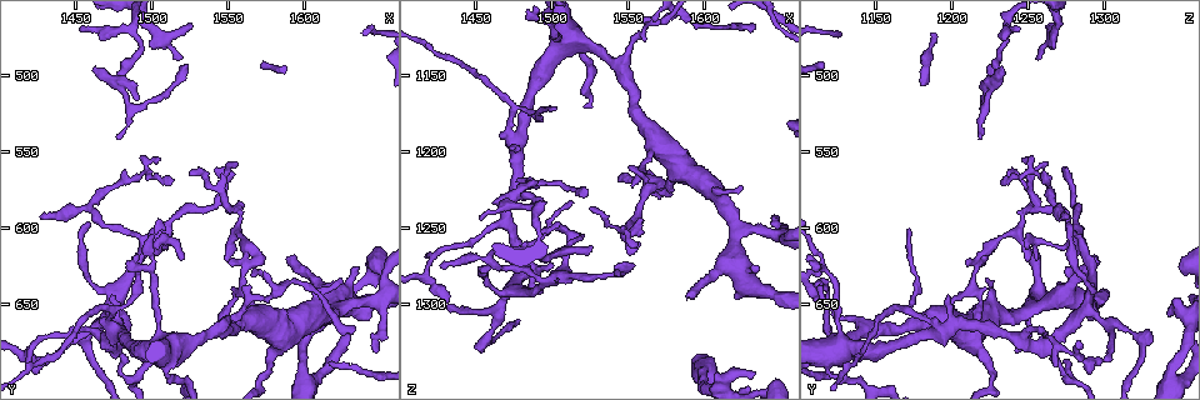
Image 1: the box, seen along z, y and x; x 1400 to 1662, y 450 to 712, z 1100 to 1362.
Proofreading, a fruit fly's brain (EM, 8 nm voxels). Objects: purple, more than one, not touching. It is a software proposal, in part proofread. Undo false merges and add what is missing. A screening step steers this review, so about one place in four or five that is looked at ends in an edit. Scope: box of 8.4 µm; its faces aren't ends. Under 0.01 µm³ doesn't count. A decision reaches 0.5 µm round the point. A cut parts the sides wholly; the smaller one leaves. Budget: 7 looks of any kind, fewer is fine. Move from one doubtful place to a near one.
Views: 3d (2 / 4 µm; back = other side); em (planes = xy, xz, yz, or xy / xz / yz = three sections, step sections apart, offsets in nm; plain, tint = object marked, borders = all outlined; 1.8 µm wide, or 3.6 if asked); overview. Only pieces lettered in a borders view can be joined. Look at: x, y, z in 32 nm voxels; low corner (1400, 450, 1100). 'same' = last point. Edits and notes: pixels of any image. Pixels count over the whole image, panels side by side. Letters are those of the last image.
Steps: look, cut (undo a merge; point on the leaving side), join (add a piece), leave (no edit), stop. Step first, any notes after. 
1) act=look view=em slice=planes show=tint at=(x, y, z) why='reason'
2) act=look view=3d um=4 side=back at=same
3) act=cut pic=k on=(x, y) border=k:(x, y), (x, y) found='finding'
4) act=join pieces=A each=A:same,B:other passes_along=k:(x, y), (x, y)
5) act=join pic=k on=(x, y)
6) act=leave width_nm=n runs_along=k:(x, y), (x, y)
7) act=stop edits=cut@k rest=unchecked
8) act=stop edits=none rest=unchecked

act=look view=em slice=xz step=16 show=borders at=(1516, 618, 1256) why='branch stops here'

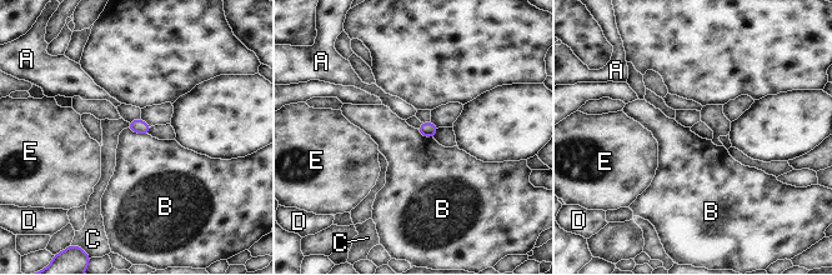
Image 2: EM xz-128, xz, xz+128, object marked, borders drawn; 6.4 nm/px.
act=look view=em slice=planes show=borders at=same

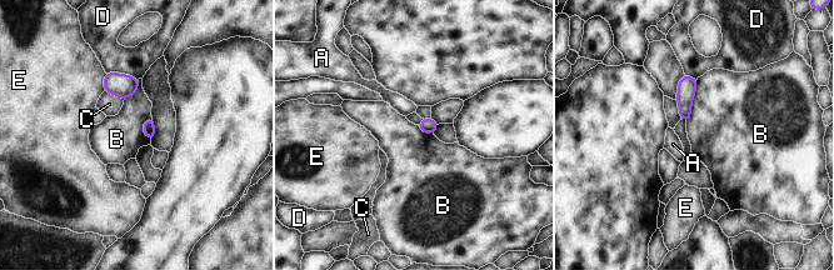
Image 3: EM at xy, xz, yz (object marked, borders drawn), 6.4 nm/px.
act=leave each=A:other,B:other,C:other,D:other,E:other border=3:(698, 79), (692, 114), (687, 121) found='none of them fits'

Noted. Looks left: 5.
act=look view=3d um=2 at=(1558, 640, 1210) why='arms part here'

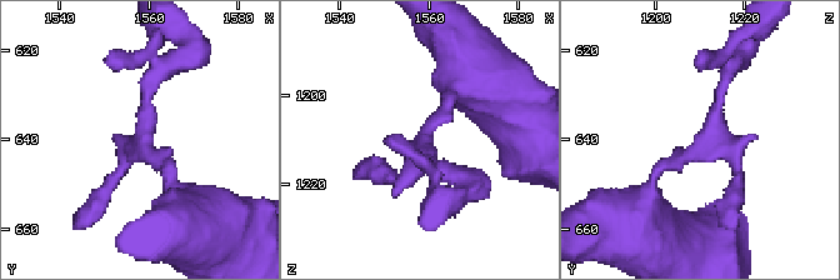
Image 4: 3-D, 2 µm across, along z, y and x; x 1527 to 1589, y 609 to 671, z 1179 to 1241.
act=look view=em slice=xy step=8 show=tint at=(1559, 640, 1212) why='now the EM'

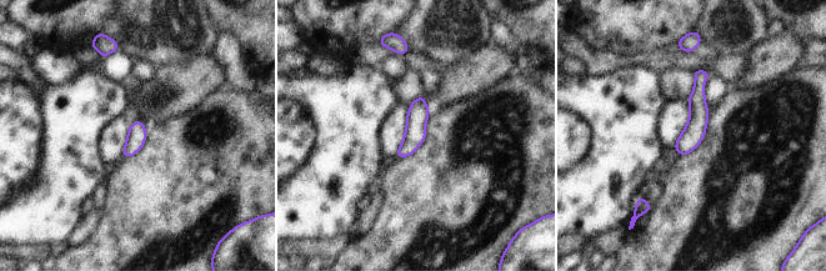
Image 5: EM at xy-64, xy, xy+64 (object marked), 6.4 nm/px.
act=look view=em slice=planes show=borders at=same why='cut it another way'

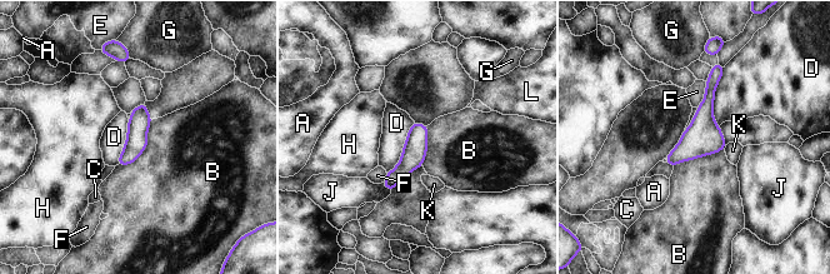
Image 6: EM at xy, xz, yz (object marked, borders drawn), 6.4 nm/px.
act=leave each=A:other,B:other,C:other,D:other,E:other,F:other,G:other,H:other,J:other,K:other,L:other runs_along=6:(716, 68), (703, 131), (673, 162) found='one neuron here'

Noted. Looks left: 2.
act=look view=em slice=xy step=16 show=tint at=(1500, 628, 1116) why='branch point'

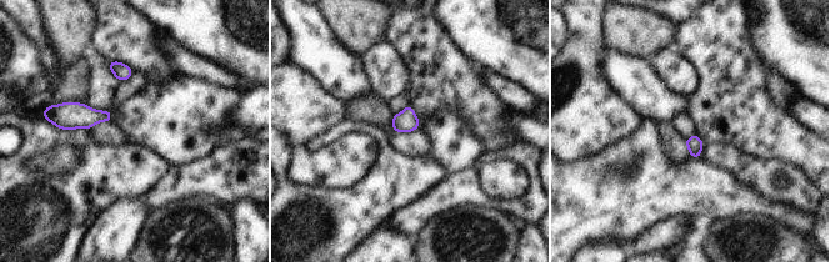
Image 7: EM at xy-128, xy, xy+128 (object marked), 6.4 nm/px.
act=look view=em slice=planes show=borders at=same why='another direction'

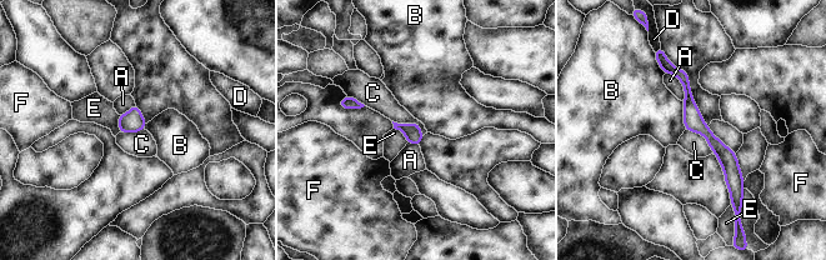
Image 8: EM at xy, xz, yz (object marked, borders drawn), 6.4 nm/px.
act=leave width_nm=110 each=A:other,B:other,C:other,D:other,E:other,F:other border=8:(393, 120), (416, 123), (422, 135) found='continuous, no second neuron'

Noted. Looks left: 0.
act=stop edits=none rest=unchecked

